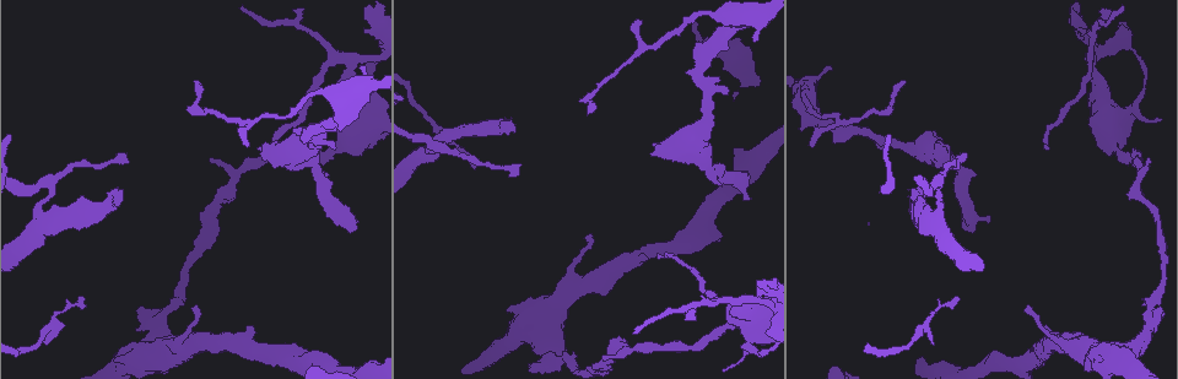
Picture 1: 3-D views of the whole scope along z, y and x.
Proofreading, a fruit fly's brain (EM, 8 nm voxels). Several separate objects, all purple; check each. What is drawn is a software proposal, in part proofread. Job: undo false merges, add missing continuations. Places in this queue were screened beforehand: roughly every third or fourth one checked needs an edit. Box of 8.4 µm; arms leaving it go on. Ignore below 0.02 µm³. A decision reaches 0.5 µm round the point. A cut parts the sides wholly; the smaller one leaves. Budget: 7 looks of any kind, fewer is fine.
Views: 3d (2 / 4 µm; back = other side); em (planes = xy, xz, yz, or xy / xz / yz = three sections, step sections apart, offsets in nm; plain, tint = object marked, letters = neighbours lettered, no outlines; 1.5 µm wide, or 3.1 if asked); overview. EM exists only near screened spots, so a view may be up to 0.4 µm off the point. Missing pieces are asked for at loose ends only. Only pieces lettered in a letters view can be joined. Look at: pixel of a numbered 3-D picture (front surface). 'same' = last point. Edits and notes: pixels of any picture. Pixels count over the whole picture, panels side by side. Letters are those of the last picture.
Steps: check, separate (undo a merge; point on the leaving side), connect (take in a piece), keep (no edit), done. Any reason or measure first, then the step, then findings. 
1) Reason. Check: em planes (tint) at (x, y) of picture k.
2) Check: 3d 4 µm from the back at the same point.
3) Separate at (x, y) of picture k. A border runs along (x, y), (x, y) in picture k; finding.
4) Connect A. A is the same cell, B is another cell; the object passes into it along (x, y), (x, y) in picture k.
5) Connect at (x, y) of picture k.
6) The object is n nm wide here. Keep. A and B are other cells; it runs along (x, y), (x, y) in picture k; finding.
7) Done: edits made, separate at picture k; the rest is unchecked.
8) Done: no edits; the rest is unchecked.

An open end. Check: 3d 4 µm at (876, 147) of picture 1.

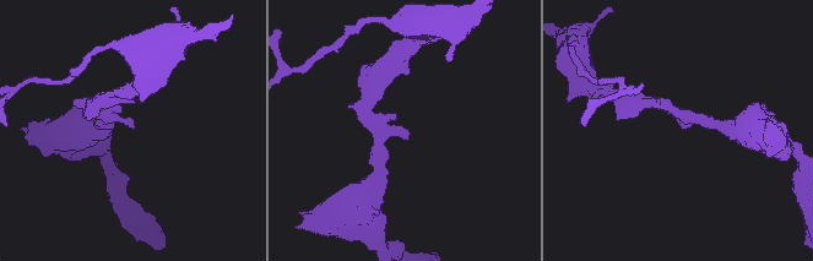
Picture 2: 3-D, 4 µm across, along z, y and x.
The arms are 200, 220 nm wide; now the EM. Check: em yz step 8 (letters) at (684, 129) of picture 2.

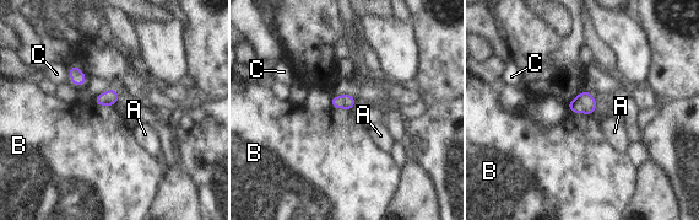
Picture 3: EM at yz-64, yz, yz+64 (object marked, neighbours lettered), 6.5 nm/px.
Keep. A, B and C are other cells; a border runs along (568, 108), (591, 116) in picture 3; none of them fits.

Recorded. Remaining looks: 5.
An open end. Check: em xy step 8 (tint) at (654, 156) of picture 1.

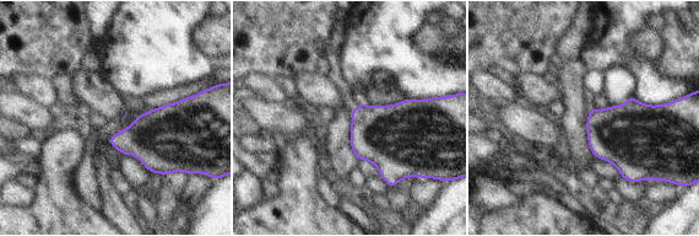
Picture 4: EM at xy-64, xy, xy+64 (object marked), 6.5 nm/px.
Check: em planes (letters) at the same point.

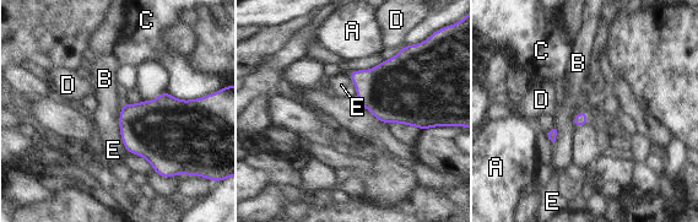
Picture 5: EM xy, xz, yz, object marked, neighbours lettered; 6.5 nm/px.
The longest contact is with C, 240 nm. Keep. A, B, C, D and E are other cells; none of them fits.

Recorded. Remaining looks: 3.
Arms part here. Check: em xy step 8 (tint) at (441, 149) of picture 1.

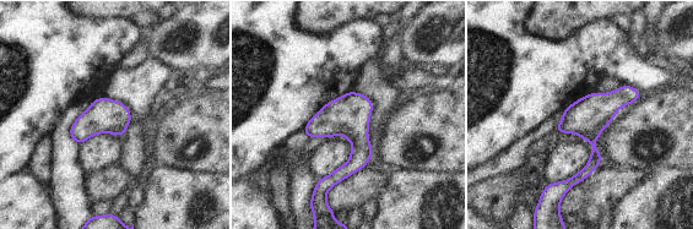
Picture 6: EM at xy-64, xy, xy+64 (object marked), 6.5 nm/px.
Cut it another way. Check: em planes (tint) at the same point.

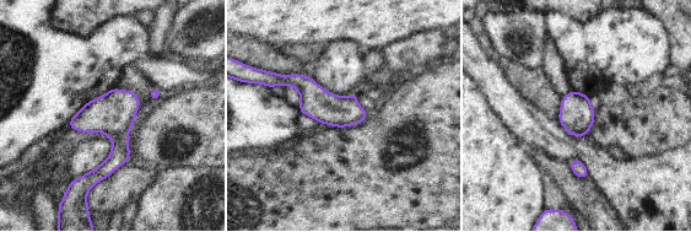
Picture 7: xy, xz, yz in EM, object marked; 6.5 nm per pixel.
What lies round it. Check: em planes (letters) at the same point.

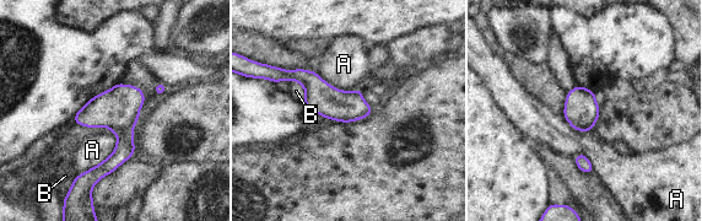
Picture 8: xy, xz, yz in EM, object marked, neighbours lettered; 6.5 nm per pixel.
Keep. A and B are other cells; a border runs along (117, 133), (114, 150), (77, 174) in picture 8; continuous, no second cell.

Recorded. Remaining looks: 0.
Done: no edits; the rest is unchecked.

